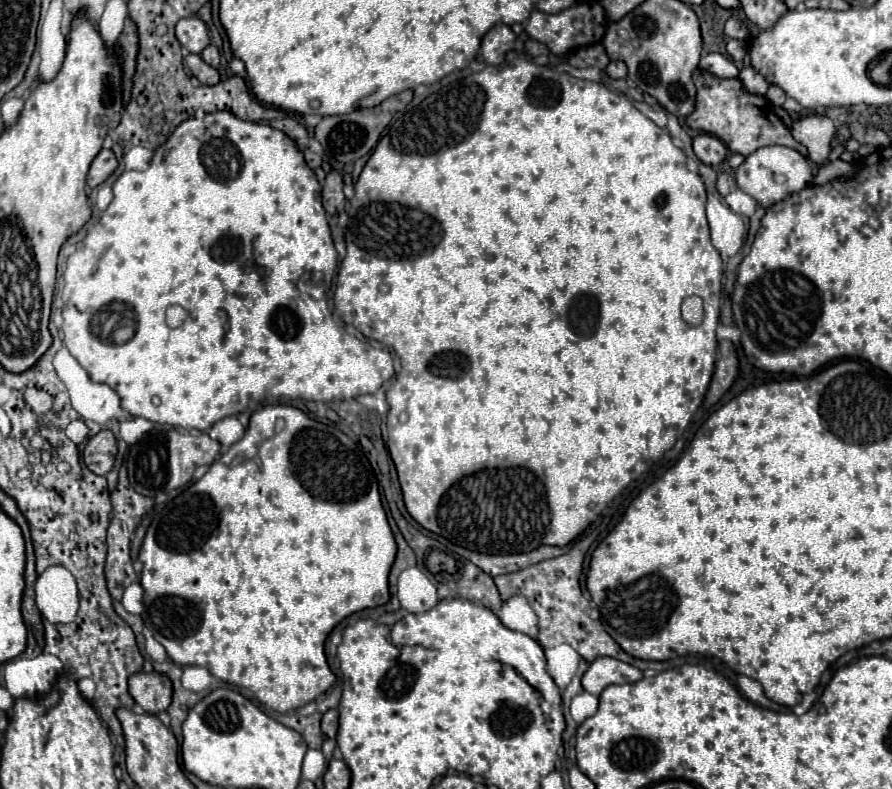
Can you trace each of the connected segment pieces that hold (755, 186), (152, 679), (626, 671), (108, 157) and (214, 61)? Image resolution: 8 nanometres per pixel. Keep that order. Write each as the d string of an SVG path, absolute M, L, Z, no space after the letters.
M767 146L747 156L745 162L735 170L735 178L737 178L737 186L743 192L753 196L763 208L769 208L775 202L783 200L785 196L809 186L813 182L813 166L797 150L791 150L787 146Z
M139 672L129 678L129 694L149 714L165 712L173 700L173 686L165 674Z
M597 658L591 662L589 670L583 674L583 688L595 696L599 696L611 684L627 684L643 678L643 672L631 664L625 664L615 658Z
M101 150L93 164L91 164L91 170L89 170L89 176L87 176L87 184L89 188L97 188L99 184L103 184L111 174L113 170L117 168L117 158L111 150Z
M209 44L209 46L201 52L201 58L203 58L207 64L211 64L213 68L219 68L219 64L221 64L219 50L217 50L217 46L213 46L213 44Z

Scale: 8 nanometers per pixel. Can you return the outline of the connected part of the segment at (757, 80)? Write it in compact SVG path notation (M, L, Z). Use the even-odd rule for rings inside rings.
M751 66L749 68L743 68L741 74L739 74L739 80L743 82L743 88L751 94L759 94L759 96L765 96L767 88L769 88L769 82L757 72L753 70Z

